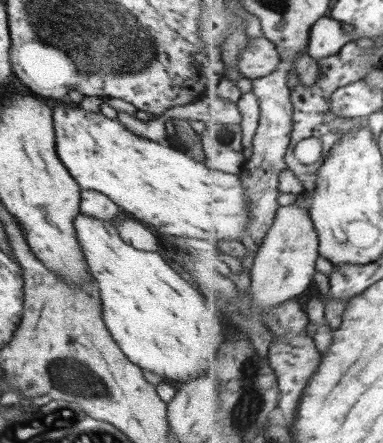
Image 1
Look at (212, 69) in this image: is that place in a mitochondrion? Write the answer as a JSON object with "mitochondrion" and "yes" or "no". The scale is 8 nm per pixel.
{"mitochondrion":"no"}

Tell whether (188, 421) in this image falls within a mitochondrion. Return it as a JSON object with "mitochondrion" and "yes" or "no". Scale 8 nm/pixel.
{"mitochondrion":"no"}

